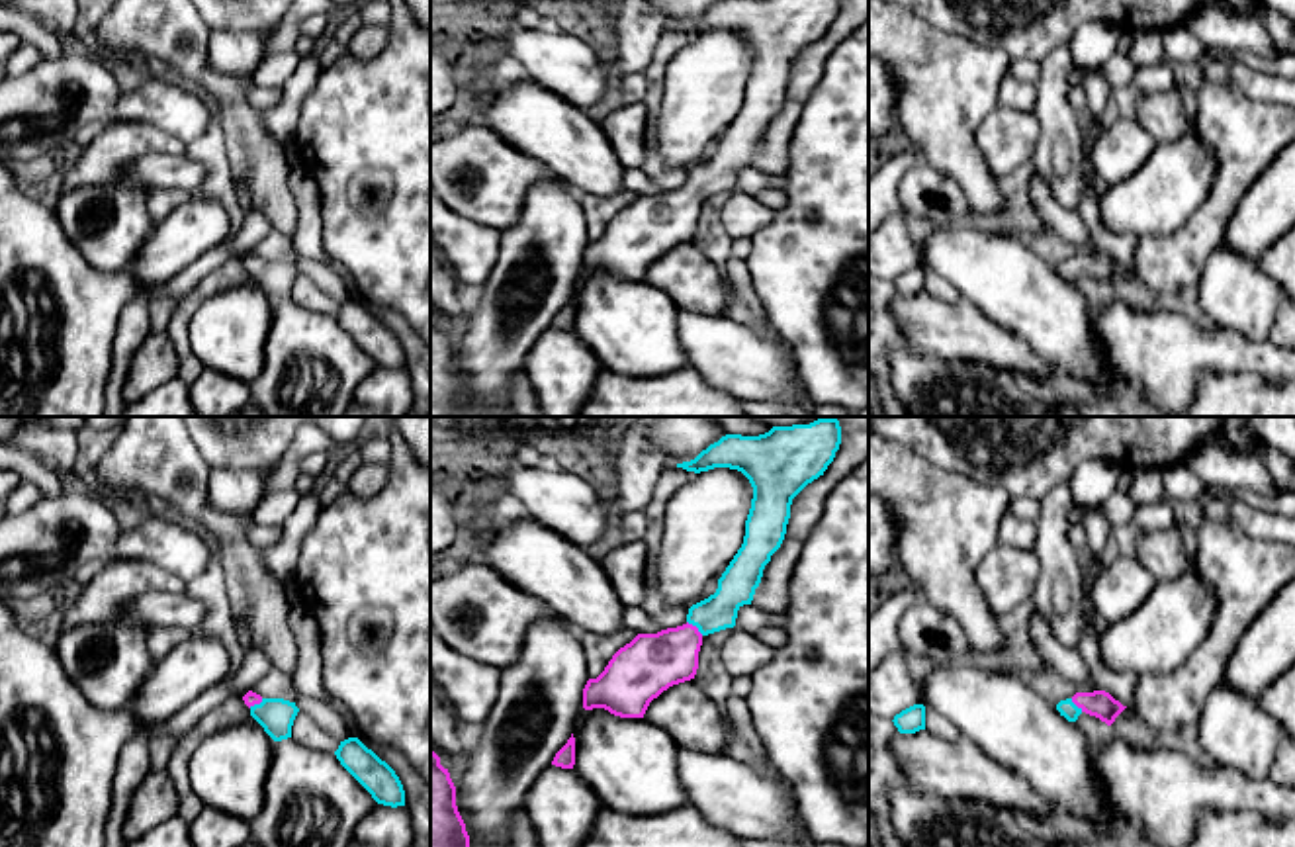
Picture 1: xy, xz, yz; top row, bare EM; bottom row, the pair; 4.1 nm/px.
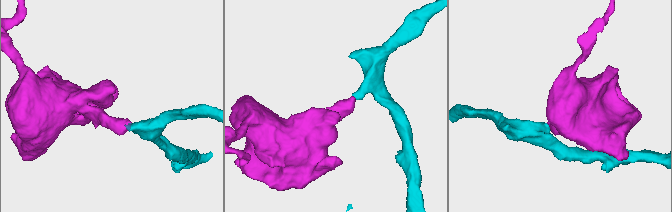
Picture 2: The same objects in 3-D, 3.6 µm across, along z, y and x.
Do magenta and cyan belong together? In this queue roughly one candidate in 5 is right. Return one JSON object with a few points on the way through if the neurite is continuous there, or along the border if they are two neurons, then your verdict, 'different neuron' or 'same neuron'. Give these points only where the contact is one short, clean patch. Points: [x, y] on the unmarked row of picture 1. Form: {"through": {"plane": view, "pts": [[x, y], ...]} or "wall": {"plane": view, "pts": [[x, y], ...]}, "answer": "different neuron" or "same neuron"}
{"through": {"plane": "xz", "pts": [[650, 225], [662, 222], [695, 188], [736, 149]]}, "answer": "same neuron"}

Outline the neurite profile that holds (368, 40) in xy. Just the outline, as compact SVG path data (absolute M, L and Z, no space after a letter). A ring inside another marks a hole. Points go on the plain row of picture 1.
M360 23L358 31L350 39L348 55L358 59L376 57L387 43L389 25Z

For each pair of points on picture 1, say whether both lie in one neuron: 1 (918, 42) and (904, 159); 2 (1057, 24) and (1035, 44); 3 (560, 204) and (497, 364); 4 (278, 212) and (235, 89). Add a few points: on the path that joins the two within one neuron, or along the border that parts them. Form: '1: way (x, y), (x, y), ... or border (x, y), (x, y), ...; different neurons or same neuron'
1: border (910, 141), (922, 157); different neurons
2: way (1051, 28), (1041, 38); same neuron
3: way (558, 243), (558, 282), (546, 308), (531, 325); same neuron
4: way (267, 180), (239, 120); same neuron

